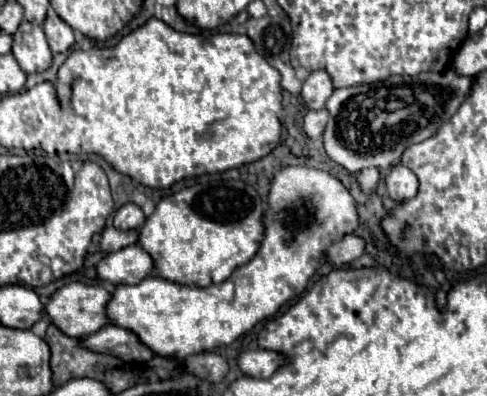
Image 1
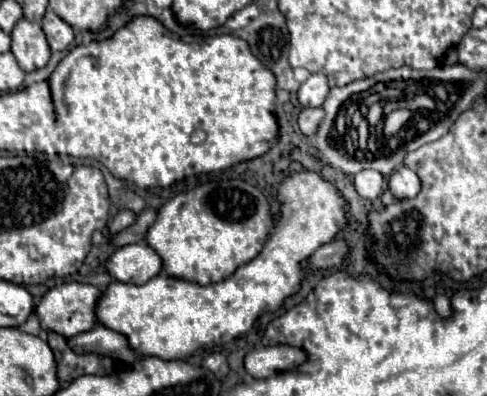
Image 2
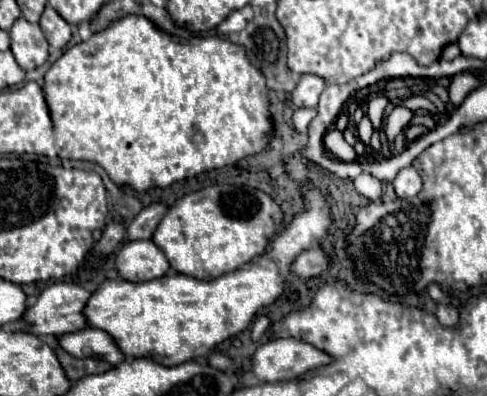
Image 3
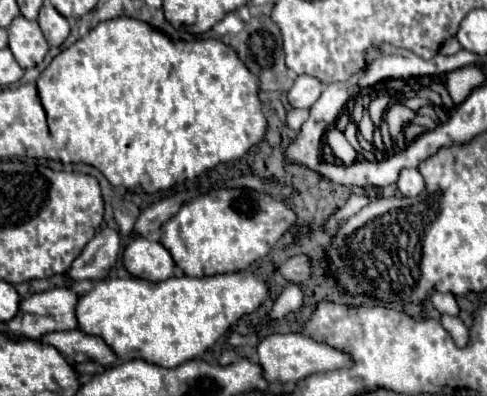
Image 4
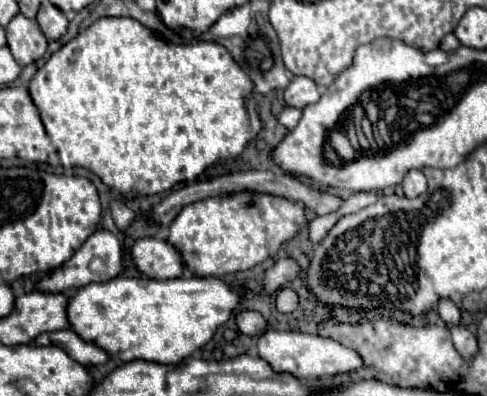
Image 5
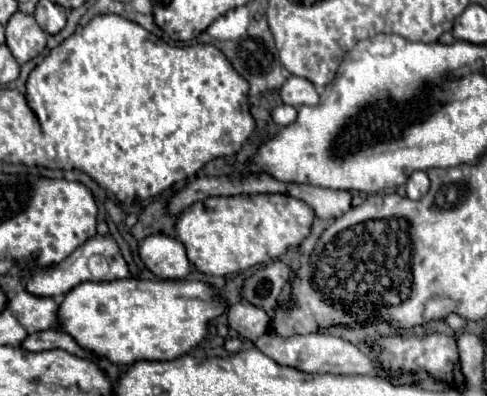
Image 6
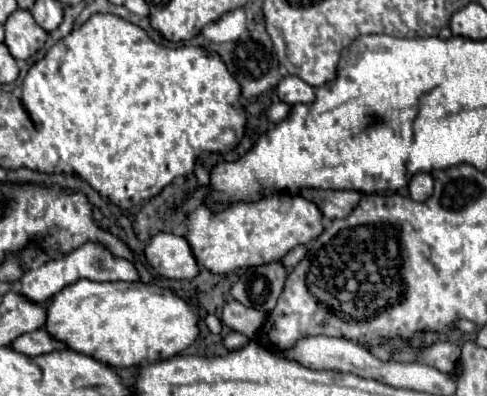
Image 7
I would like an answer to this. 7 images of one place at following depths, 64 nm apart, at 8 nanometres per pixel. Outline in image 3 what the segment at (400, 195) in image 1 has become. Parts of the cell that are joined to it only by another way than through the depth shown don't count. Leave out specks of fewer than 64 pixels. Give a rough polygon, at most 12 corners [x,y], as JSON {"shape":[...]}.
{"shape":[[402,168],[394,180],[400,198],[412,198],[422,190],[416,168]]}

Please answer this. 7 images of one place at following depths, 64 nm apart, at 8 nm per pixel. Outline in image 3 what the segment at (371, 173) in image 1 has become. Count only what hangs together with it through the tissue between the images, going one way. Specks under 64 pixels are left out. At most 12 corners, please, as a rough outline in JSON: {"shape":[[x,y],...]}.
{"shape":[[367,172],[353,183],[370,201],[382,195],[383,184]]}

